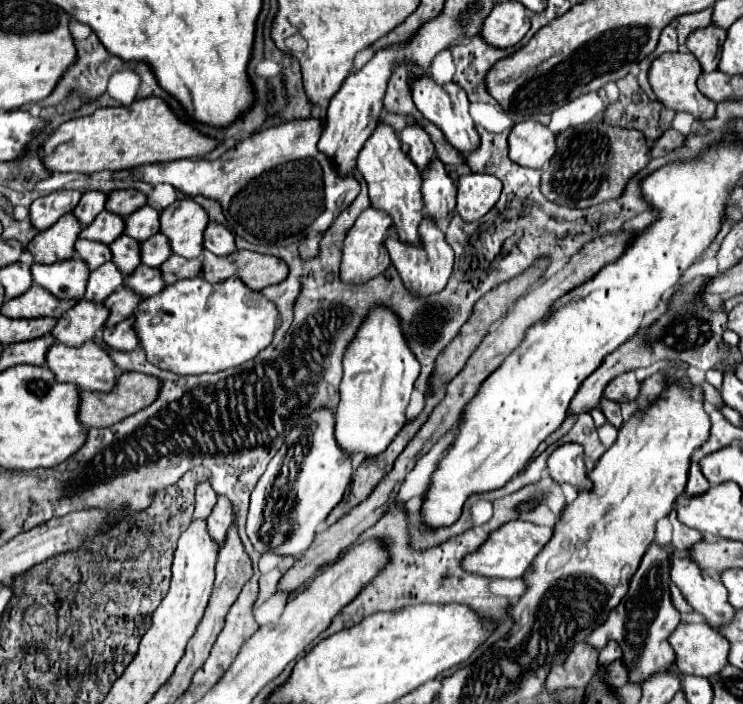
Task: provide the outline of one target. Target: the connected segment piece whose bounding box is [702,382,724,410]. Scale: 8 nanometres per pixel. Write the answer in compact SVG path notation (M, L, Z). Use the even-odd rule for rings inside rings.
M702 382L702 392L704 392L704 398L710 402L710 406L714 406L716 410L722 410L724 402L720 398L720 392L714 386L710 386L708 382Z

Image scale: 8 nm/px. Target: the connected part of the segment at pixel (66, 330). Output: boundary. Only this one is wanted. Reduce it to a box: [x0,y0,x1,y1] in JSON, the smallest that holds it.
[52,300,108,346]

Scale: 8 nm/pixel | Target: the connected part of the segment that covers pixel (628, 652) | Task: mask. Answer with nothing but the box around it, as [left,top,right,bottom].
[588,546,680,684]

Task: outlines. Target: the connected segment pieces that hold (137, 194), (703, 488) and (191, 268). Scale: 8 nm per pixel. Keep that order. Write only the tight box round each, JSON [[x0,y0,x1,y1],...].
[[106,188,148,216],[686,462,710,496],[160,254,202,284]]

